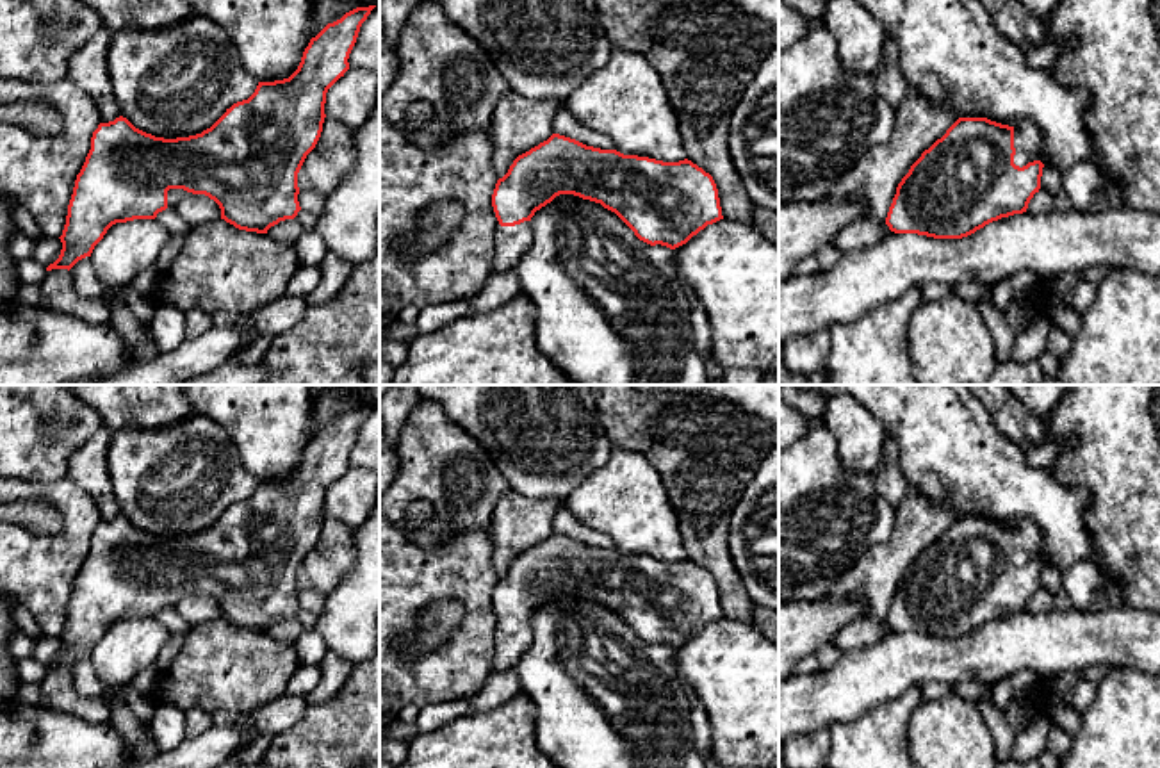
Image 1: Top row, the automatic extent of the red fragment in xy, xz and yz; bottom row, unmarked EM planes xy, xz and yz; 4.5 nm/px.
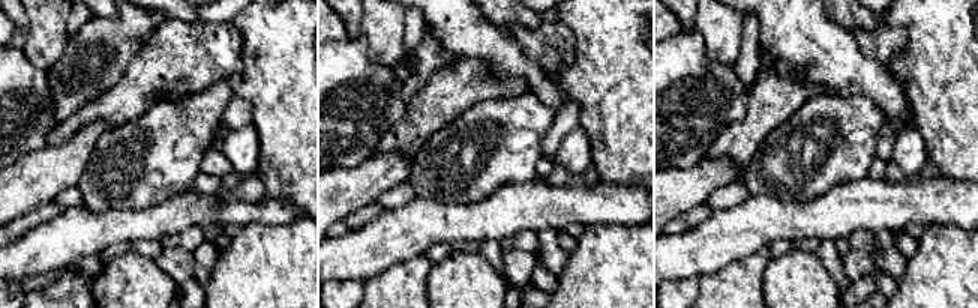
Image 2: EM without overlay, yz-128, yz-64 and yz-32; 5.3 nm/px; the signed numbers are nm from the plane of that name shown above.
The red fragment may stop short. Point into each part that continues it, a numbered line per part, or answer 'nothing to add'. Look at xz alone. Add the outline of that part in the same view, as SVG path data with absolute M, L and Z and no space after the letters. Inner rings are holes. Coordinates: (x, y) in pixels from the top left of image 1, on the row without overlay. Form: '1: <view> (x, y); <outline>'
1: xz (510, 642); M531 620L501 625L494 636L494 672L511 670L533 641Z

